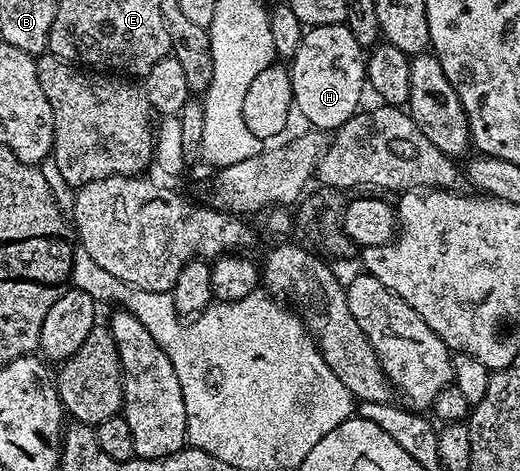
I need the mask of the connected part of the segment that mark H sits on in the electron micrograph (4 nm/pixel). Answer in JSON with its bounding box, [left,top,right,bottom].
[289,23,367,130]

